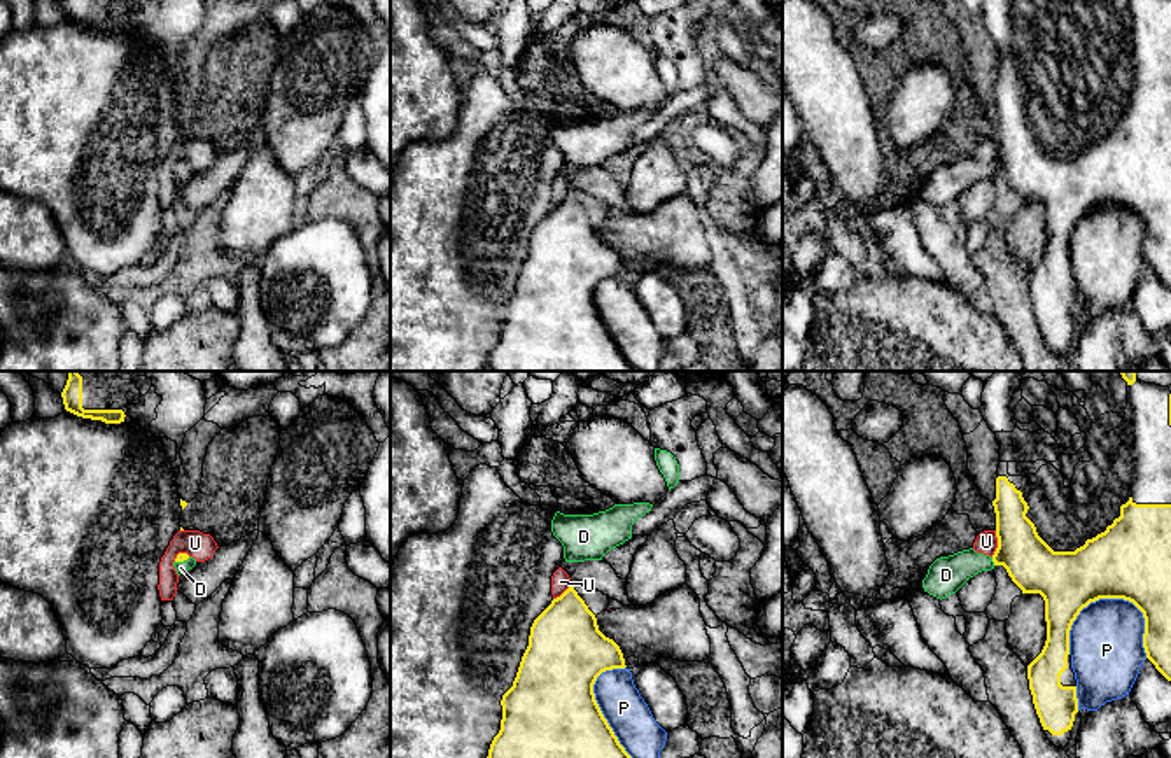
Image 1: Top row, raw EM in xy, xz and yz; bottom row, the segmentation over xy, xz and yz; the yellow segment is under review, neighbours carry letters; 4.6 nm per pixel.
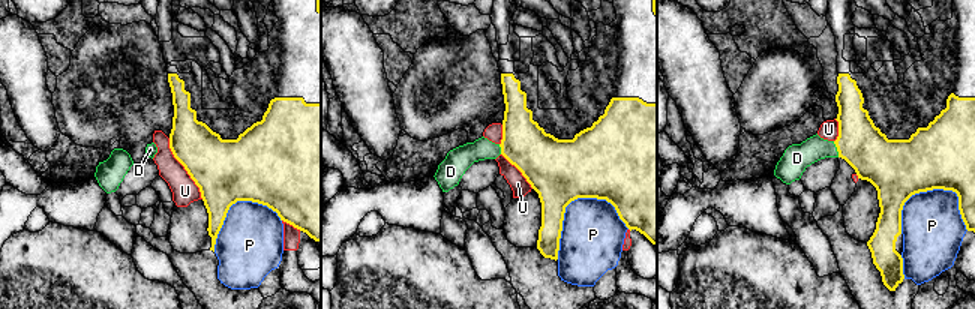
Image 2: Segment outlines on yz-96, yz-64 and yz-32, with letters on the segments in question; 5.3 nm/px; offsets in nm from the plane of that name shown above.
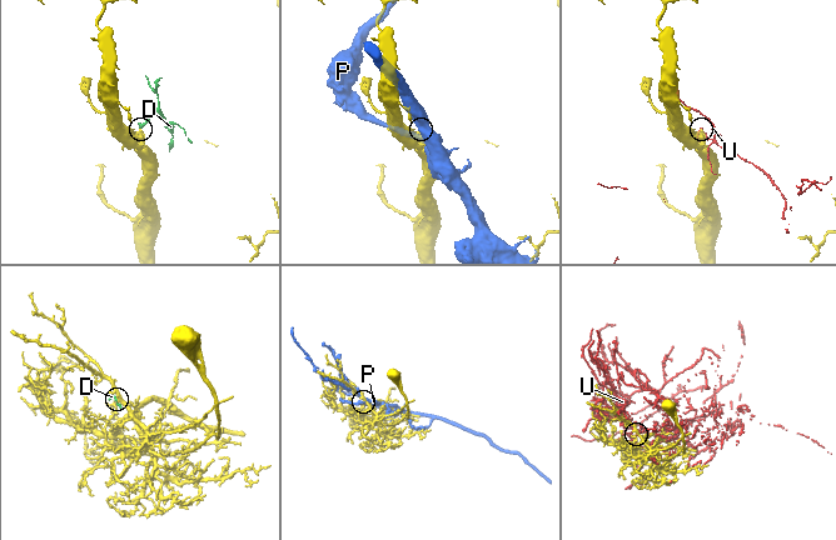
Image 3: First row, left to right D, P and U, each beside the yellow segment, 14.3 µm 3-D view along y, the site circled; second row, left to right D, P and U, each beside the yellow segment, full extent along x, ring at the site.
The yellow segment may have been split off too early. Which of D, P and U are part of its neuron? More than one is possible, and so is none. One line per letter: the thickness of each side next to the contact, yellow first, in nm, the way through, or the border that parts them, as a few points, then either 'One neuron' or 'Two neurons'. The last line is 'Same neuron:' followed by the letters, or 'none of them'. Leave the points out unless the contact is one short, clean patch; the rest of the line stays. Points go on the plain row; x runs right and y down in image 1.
D: Thickness 240 nm (yellow) against 170 nm. Path across: yz (1035, 175), (1028, 168), (993, 168), (968, 170), (946, 182). One neuron
P: Thickness 360 nm (yellow) against 340 nm. Two neurons
U: Thickness 240 nm (yellow) against 100 nm. Two neurons
Same neuron: D

